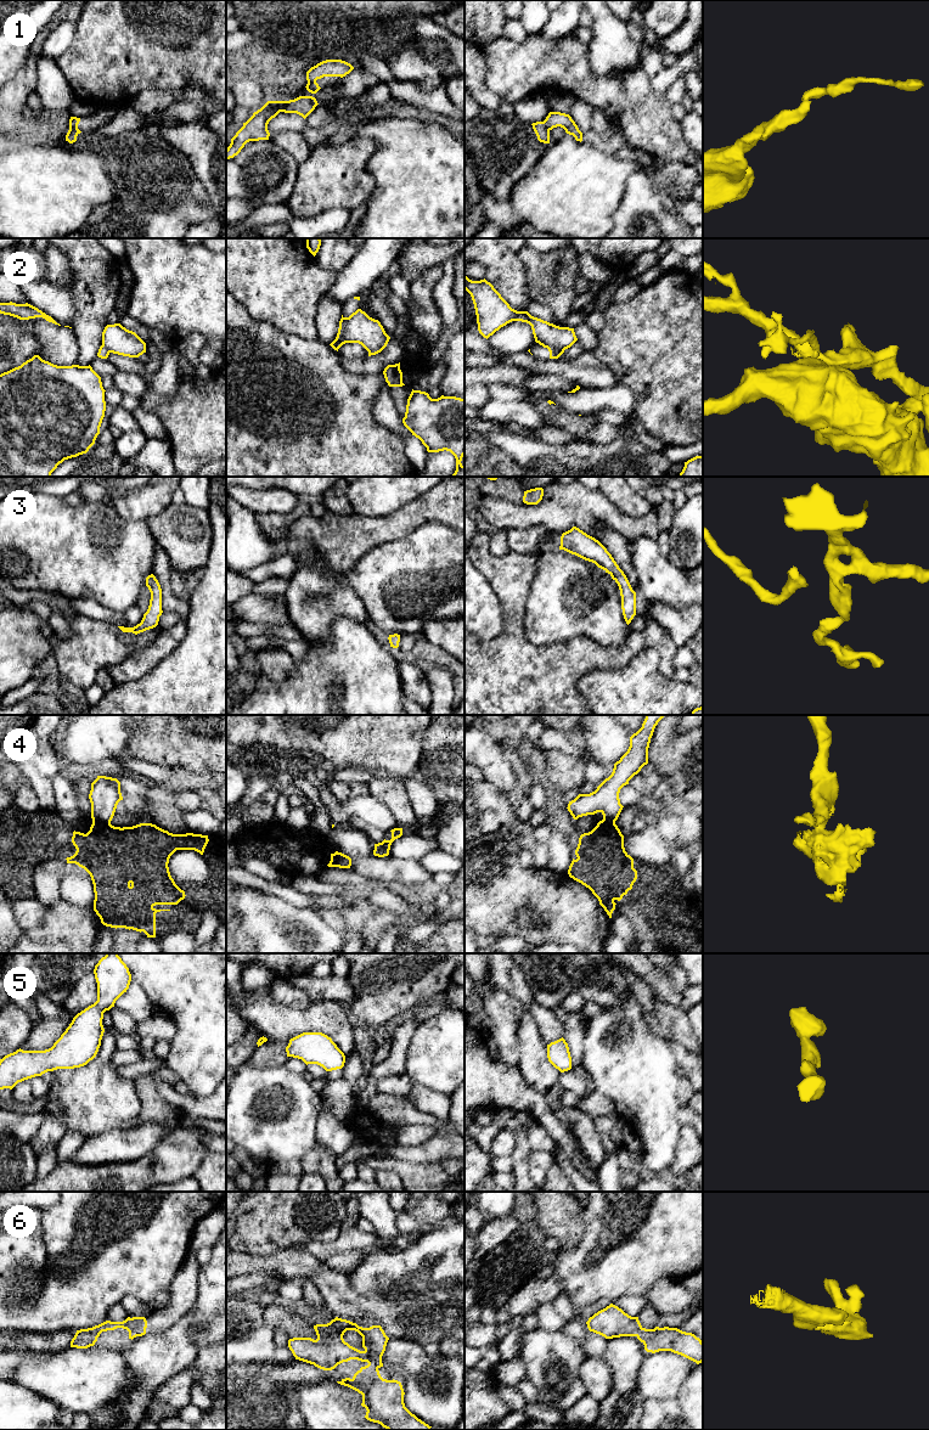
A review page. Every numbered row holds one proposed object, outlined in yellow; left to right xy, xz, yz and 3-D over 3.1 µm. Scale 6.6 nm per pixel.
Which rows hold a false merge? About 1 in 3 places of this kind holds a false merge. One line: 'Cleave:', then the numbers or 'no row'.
Cleave: 2, 4

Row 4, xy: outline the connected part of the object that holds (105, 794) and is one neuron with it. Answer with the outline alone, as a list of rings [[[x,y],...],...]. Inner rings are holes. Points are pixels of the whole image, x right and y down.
[[[97,776],[91,783],[89,799],[91,818],[102,823],[111,823],[118,803],[123,800],[120,782],[117,778]]]

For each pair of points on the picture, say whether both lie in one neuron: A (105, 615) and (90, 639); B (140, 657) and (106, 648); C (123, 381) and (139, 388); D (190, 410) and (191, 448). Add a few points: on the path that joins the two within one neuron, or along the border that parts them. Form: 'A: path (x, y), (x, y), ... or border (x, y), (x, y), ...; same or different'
A: border (79, 613), (117, 626); different
B: border (156, 639), (106, 666); different
C: path (127, 382), (135, 386); same
D: path (191, 420), (191, 438); same

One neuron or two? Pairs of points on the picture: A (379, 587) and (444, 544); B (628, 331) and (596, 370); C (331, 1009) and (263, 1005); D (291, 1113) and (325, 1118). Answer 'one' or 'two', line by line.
A: one
B: two
C: one
D: two

